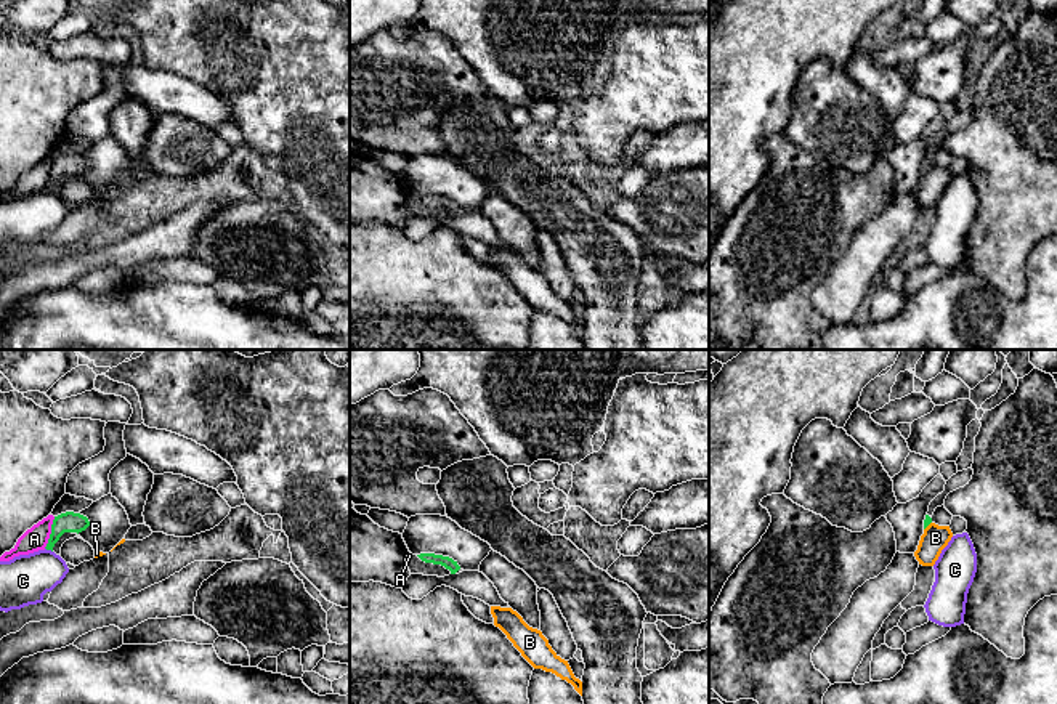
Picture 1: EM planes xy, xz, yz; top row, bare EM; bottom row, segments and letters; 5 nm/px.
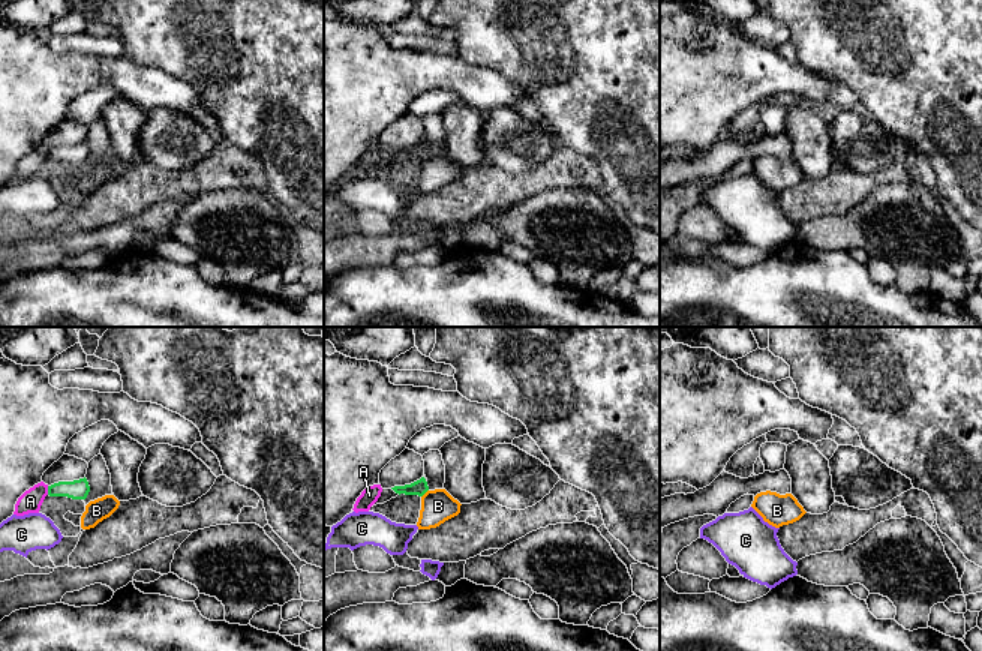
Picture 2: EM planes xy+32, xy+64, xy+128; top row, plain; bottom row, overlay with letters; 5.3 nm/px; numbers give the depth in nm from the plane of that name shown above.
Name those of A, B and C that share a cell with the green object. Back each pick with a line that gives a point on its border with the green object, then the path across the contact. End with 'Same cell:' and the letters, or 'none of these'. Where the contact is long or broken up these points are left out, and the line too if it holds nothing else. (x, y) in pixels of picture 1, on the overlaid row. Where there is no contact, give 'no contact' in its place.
Same cell: none of these

